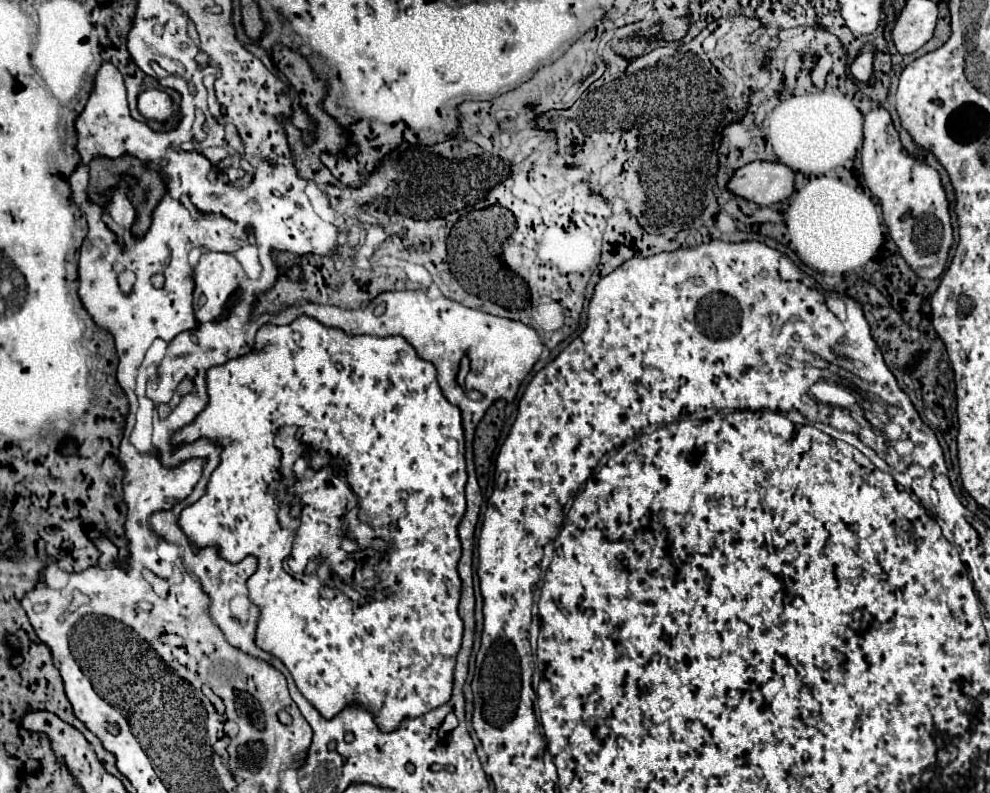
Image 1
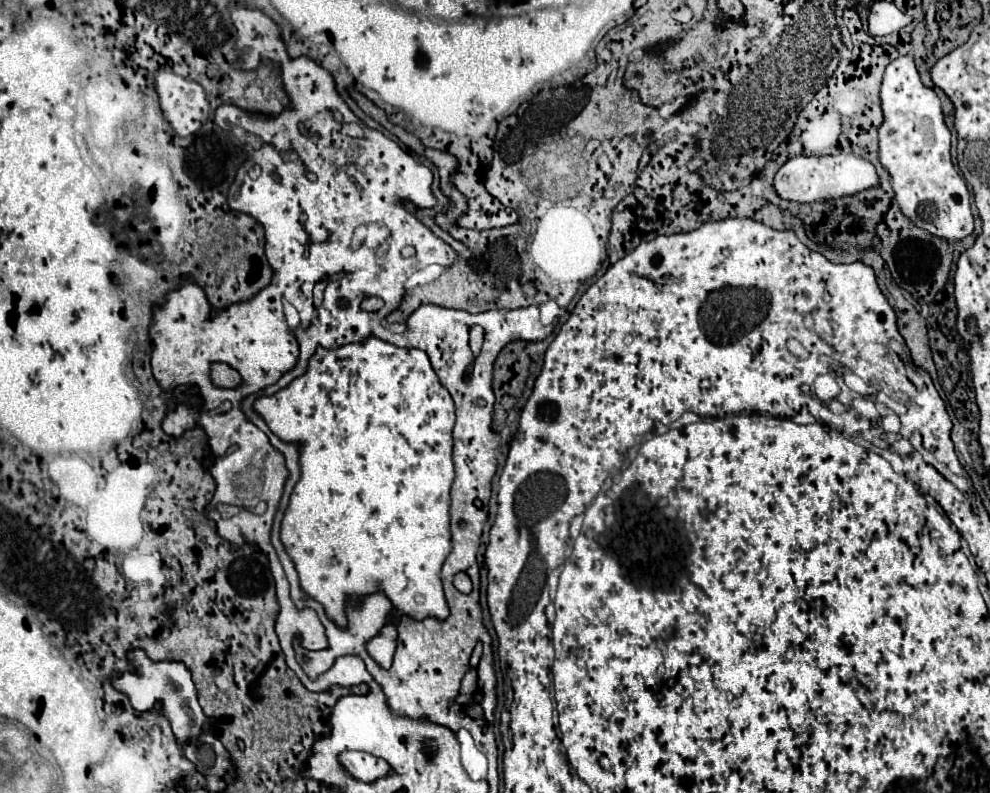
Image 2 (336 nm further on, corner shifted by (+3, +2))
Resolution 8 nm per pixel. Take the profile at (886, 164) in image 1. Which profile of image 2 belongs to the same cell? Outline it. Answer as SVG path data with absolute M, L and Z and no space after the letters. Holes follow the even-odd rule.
M911 57L887 65L880 88L884 121L879 127L879 161L891 177L903 215L919 229L955 243L973 231L971 195L951 163L951 133L943 121L941 103L933 89L921 85Z

